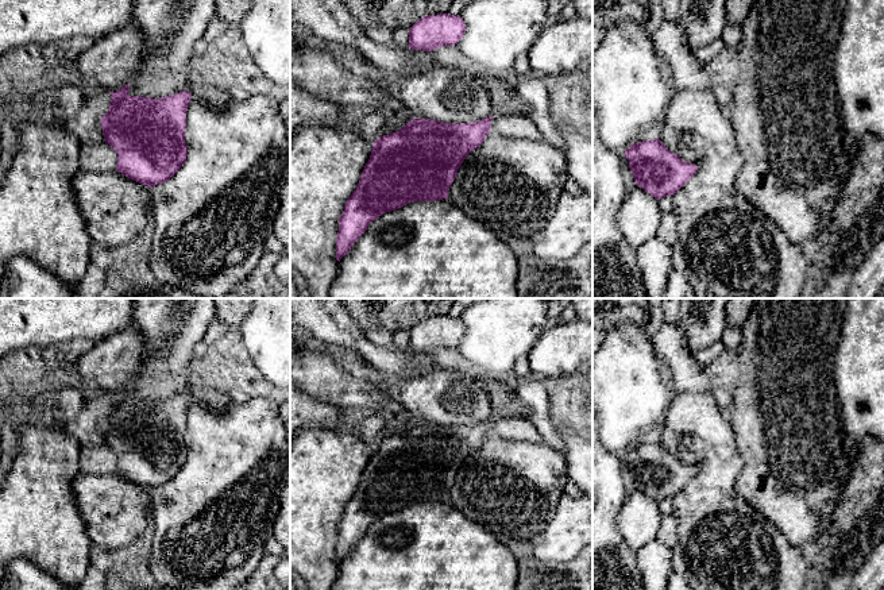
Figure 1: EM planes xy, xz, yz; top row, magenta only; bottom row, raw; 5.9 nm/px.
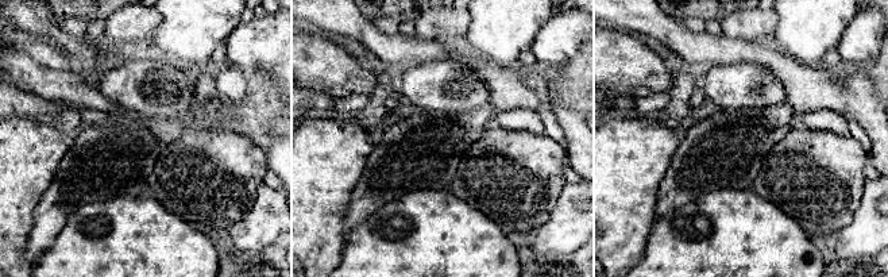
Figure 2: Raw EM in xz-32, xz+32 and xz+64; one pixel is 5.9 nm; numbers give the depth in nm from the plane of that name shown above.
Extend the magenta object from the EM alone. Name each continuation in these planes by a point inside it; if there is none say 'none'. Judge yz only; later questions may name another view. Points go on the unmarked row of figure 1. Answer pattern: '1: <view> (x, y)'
none

